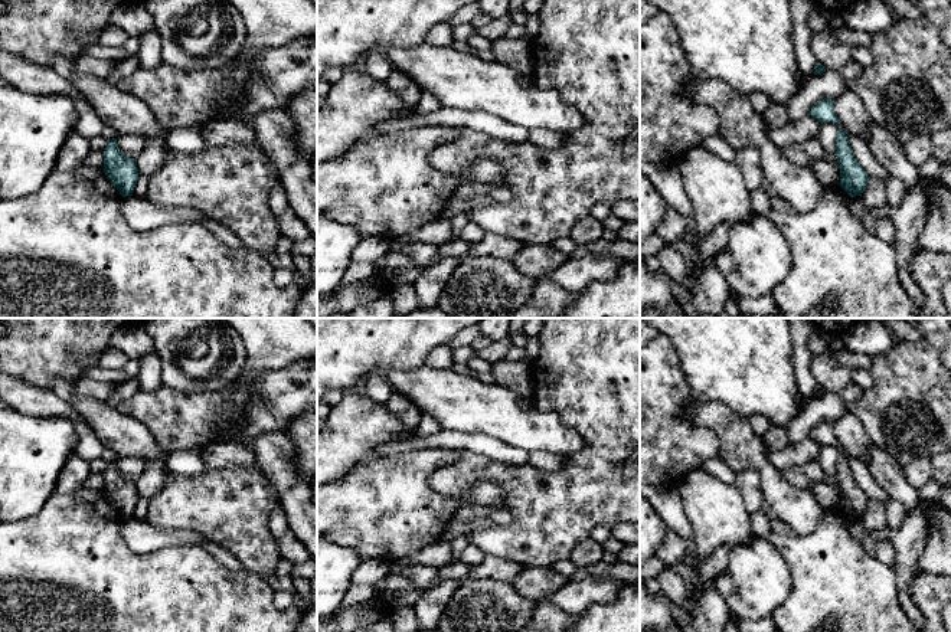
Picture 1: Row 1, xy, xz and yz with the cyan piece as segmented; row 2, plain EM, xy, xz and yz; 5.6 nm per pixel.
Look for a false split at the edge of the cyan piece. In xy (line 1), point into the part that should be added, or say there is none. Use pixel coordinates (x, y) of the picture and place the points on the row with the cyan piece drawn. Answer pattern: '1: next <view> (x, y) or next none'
1: next none

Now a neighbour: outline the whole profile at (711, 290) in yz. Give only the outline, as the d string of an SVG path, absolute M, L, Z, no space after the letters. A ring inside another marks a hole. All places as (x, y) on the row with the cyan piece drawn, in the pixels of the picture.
M715 256L705 262L693 286L692 302L697 312L719 318L731 292L726 275L715 265Z

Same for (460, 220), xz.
M460 213L450 220L452 226L452 238L450 239L450 242L461 238L461 232L468 220L470 217L467 213Z

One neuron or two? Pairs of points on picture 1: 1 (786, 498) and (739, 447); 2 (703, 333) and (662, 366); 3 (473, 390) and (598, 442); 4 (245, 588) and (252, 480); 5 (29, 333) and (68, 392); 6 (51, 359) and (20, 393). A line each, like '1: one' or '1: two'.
1: one
2: two
3: two
4: two
5: two
6: two

